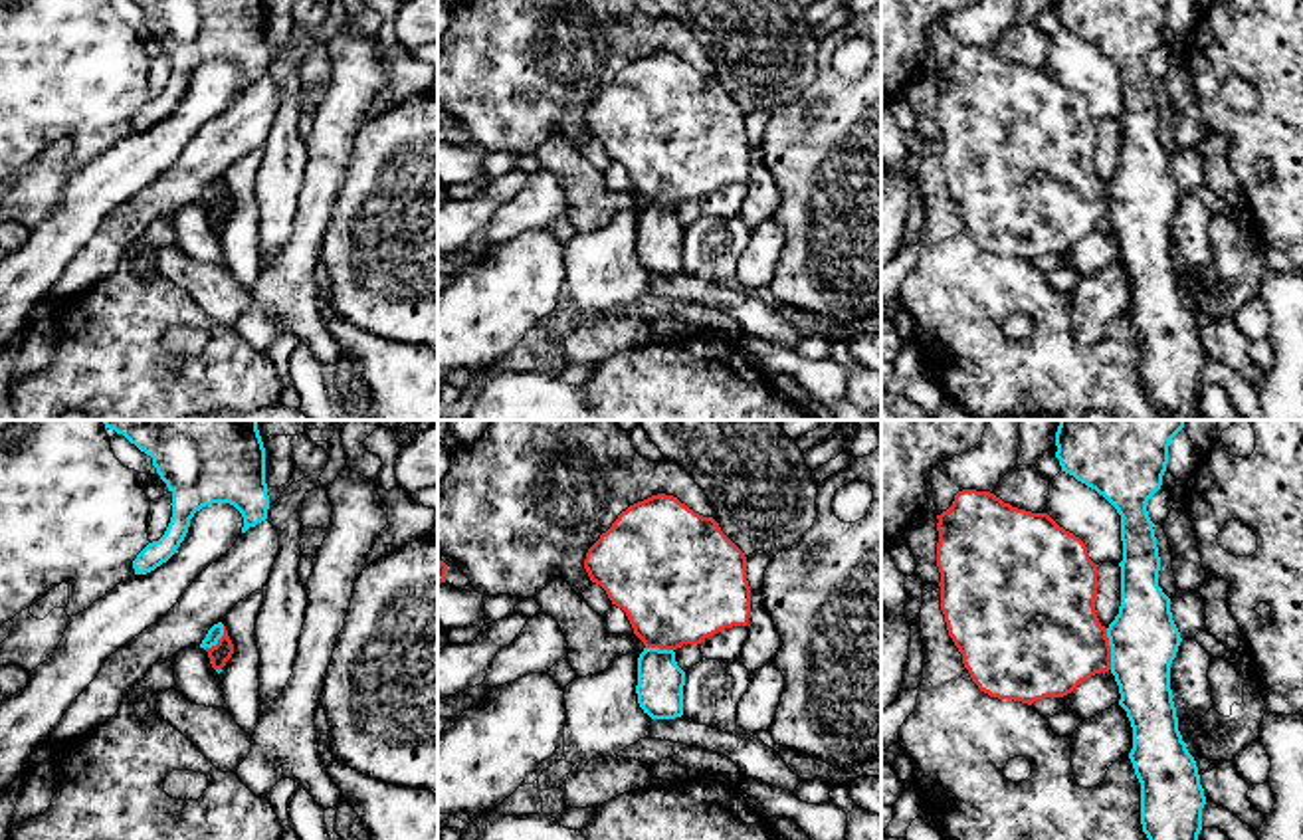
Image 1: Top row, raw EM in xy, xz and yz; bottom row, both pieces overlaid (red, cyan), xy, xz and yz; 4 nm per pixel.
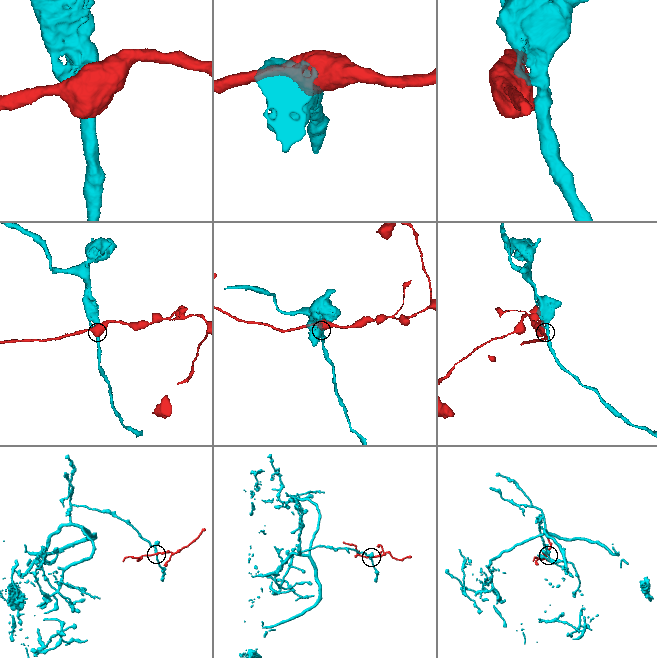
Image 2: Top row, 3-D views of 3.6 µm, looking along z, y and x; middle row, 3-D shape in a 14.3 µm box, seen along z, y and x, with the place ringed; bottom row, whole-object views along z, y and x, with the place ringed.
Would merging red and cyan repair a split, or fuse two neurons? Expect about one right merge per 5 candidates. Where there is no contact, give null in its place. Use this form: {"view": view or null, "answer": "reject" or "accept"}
{"view": "yz", "answer": "reject"}

